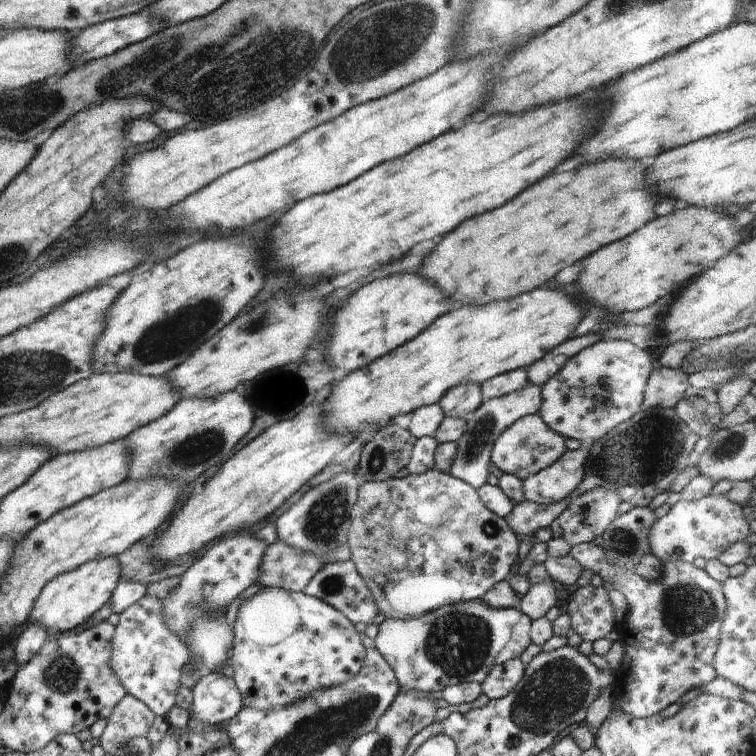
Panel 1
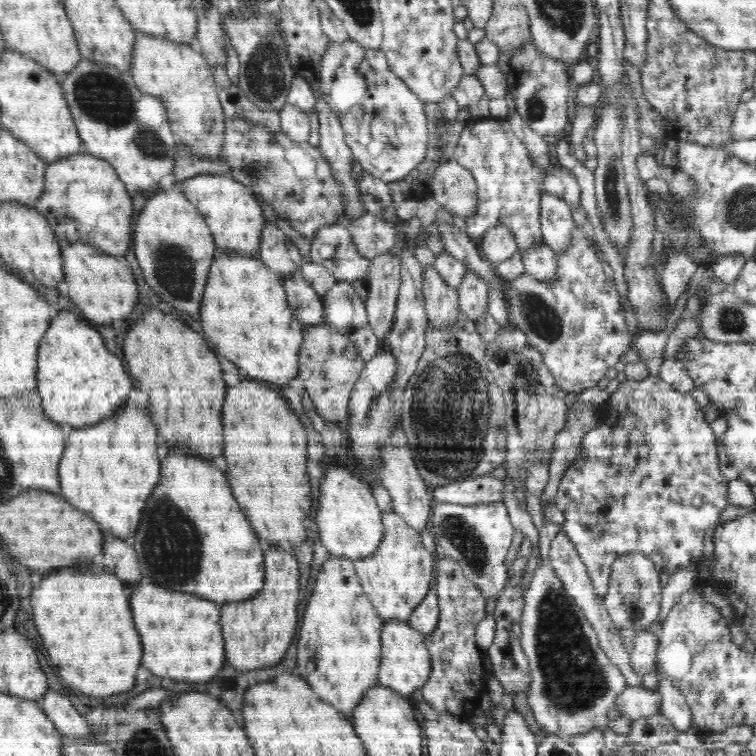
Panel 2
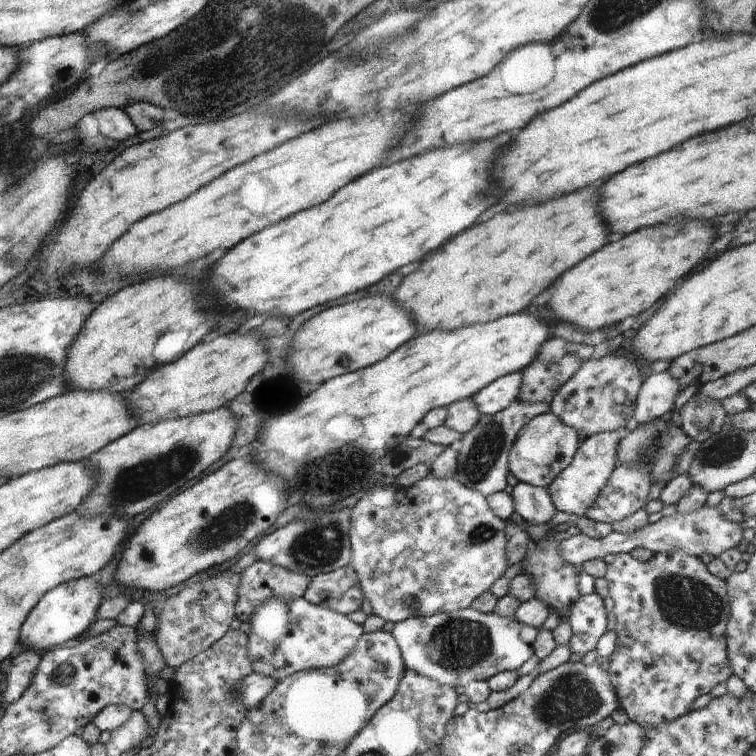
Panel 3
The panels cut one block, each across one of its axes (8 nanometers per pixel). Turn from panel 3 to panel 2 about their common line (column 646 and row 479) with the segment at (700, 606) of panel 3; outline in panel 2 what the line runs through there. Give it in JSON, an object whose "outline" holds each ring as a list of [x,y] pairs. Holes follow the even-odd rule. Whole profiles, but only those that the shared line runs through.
{"outline":[[[646,375],[646,378],[635,381],[627,378],[624,383],[618,384],[617,389],[607,401],[608,408],[606,408],[604,420],[596,428],[592,428],[590,432],[586,432],[582,436],[582,451],[560,480],[554,502],[564,515],[562,531],[568,535],[577,553],[581,556],[591,578],[593,589],[600,598],[604,598],[609,589],[610,570],[612,570],[614,560],[626,552],[641,552],[655,564],[659,573],[666,572],[668,575],[676,572],[682,566],[692,566],[696,562],[702,561],[702,548],[704,548],[706,532],[718,522],[718,518],[731,505],[728,501],[728,480],[719,469],[718,438],[714,436],[710,422],[705,419],[704,412],[699,409],[691,392],[682,394],[674,387],[668,386],[660,375]]]}

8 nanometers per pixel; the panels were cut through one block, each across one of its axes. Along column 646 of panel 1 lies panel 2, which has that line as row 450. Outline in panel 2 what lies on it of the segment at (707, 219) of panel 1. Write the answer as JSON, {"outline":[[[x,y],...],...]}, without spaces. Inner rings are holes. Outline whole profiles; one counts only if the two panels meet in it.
{"outline":[[[244,380],[238,386],[228,386],[224,404],[222,404],[222,422],[224,422],[224,458],[226,458],[226,476],[228,484],[250,520],[254,532],[270,542],[280,544],[288,542],[292,548],[300,546],[306,540],[306,531],[302,521],[312,508],[312,495],[308,474],[306,474],[306,430],[290,410],[281,393],[258,382]]]}

